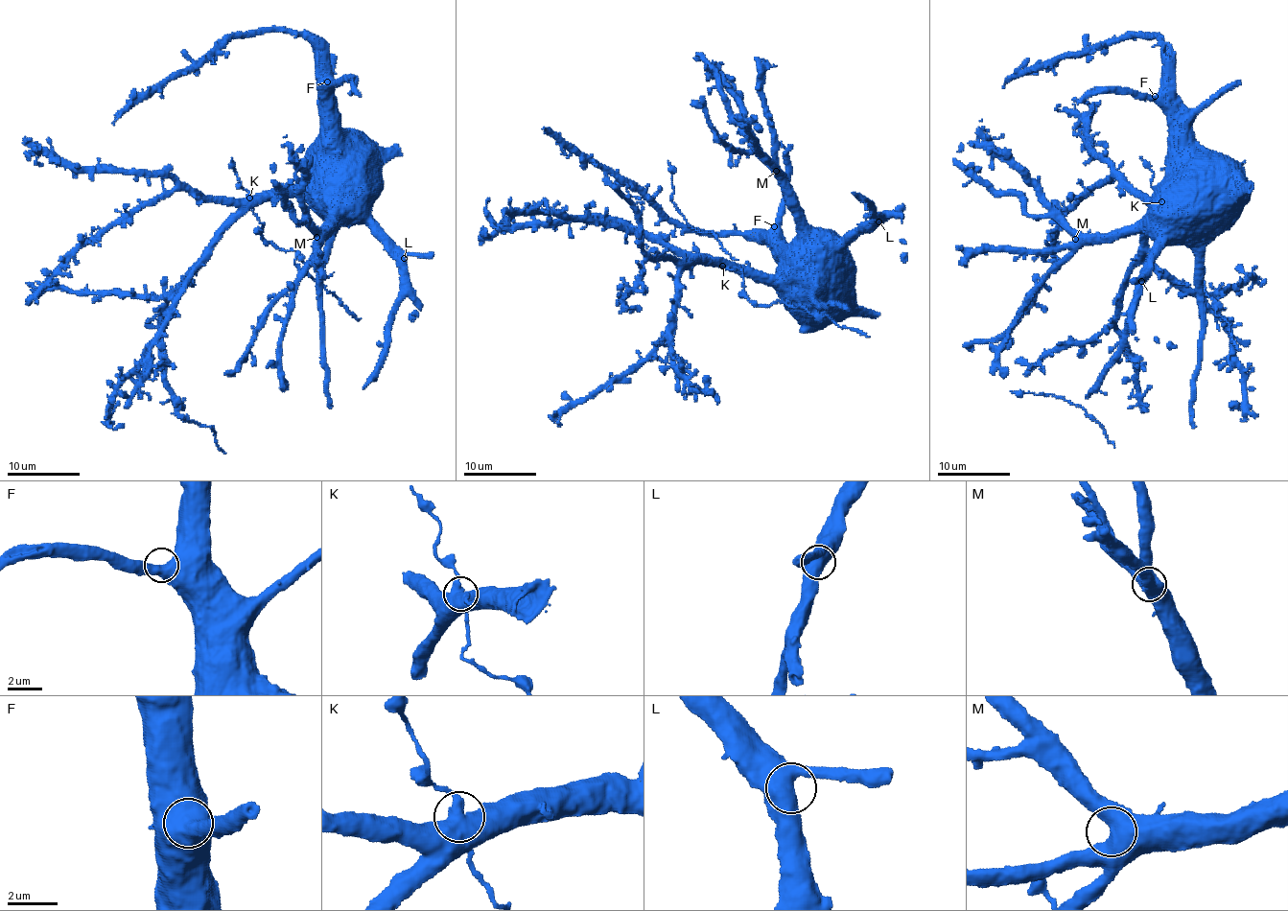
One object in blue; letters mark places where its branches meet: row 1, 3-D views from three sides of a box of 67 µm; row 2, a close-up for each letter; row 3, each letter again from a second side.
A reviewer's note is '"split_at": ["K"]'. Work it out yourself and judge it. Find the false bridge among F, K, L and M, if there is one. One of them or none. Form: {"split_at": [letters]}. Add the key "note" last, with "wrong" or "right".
{"split_at": [], "note": "wrong"}

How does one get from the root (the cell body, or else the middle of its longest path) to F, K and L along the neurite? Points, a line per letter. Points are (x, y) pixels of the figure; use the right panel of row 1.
F: (1166, 194), (1164, 179), (1170, 146), (1170, 111), (1155, 96)
K: (1166, 194), (1159, 196), (1169, 198), (1182, 208), (1161, 202)
L: (1166, 194), (1161, 199), (1165, 223), (1141, 281)

